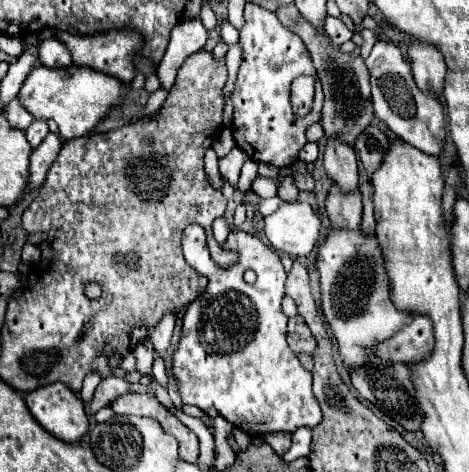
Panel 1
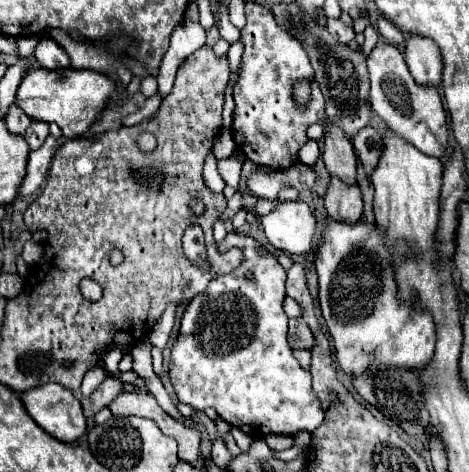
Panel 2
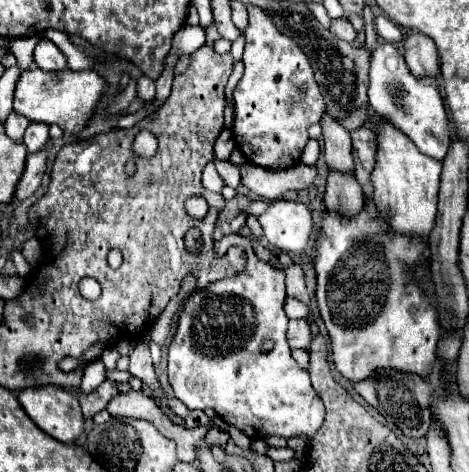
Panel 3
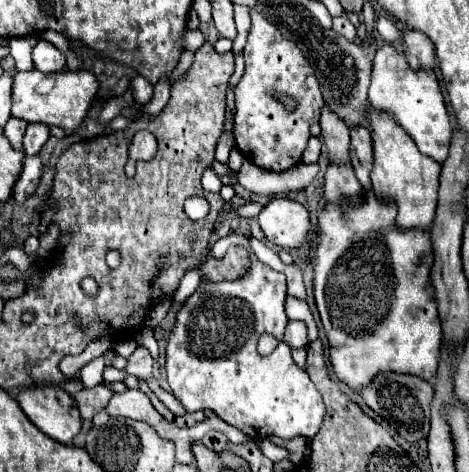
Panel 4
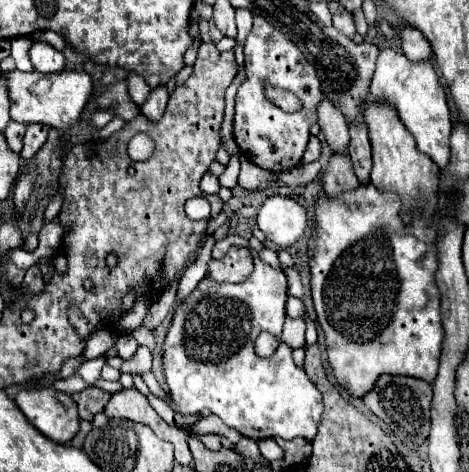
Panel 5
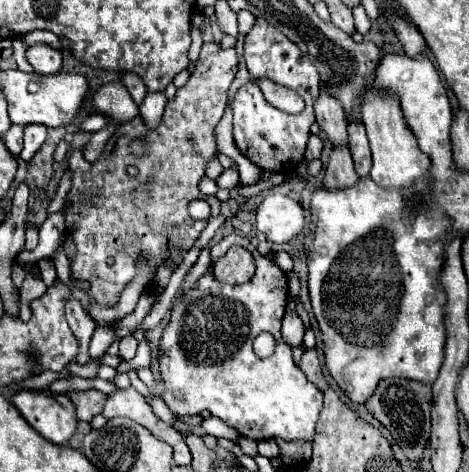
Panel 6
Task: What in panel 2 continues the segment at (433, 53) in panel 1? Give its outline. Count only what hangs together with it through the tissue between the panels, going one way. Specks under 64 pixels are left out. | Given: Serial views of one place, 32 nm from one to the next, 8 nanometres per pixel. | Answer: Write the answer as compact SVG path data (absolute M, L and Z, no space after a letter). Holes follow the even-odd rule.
M410 36L406 40L406 64L420 86L434 86L438 88L442 82L442 54L438 46L420 36Z

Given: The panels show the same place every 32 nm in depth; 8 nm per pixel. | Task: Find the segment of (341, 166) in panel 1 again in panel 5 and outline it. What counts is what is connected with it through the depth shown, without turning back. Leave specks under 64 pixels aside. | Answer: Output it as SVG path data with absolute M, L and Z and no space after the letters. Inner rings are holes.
M322 100L318 106L318 124L322 128L322 134L326 138L326 144L330 146L332 154L348 154L348 124L344 116L332 106L332 102Z

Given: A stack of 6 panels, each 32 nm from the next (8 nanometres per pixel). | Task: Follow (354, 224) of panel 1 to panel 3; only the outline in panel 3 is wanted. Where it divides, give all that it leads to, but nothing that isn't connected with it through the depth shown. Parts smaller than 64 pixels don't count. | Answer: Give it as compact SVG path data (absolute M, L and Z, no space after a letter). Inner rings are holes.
M330 172L324 204L326 204L326 210L330 210L332 214L352 218L352 216L358 216L358 212L362 212L364 194L354 176Z

